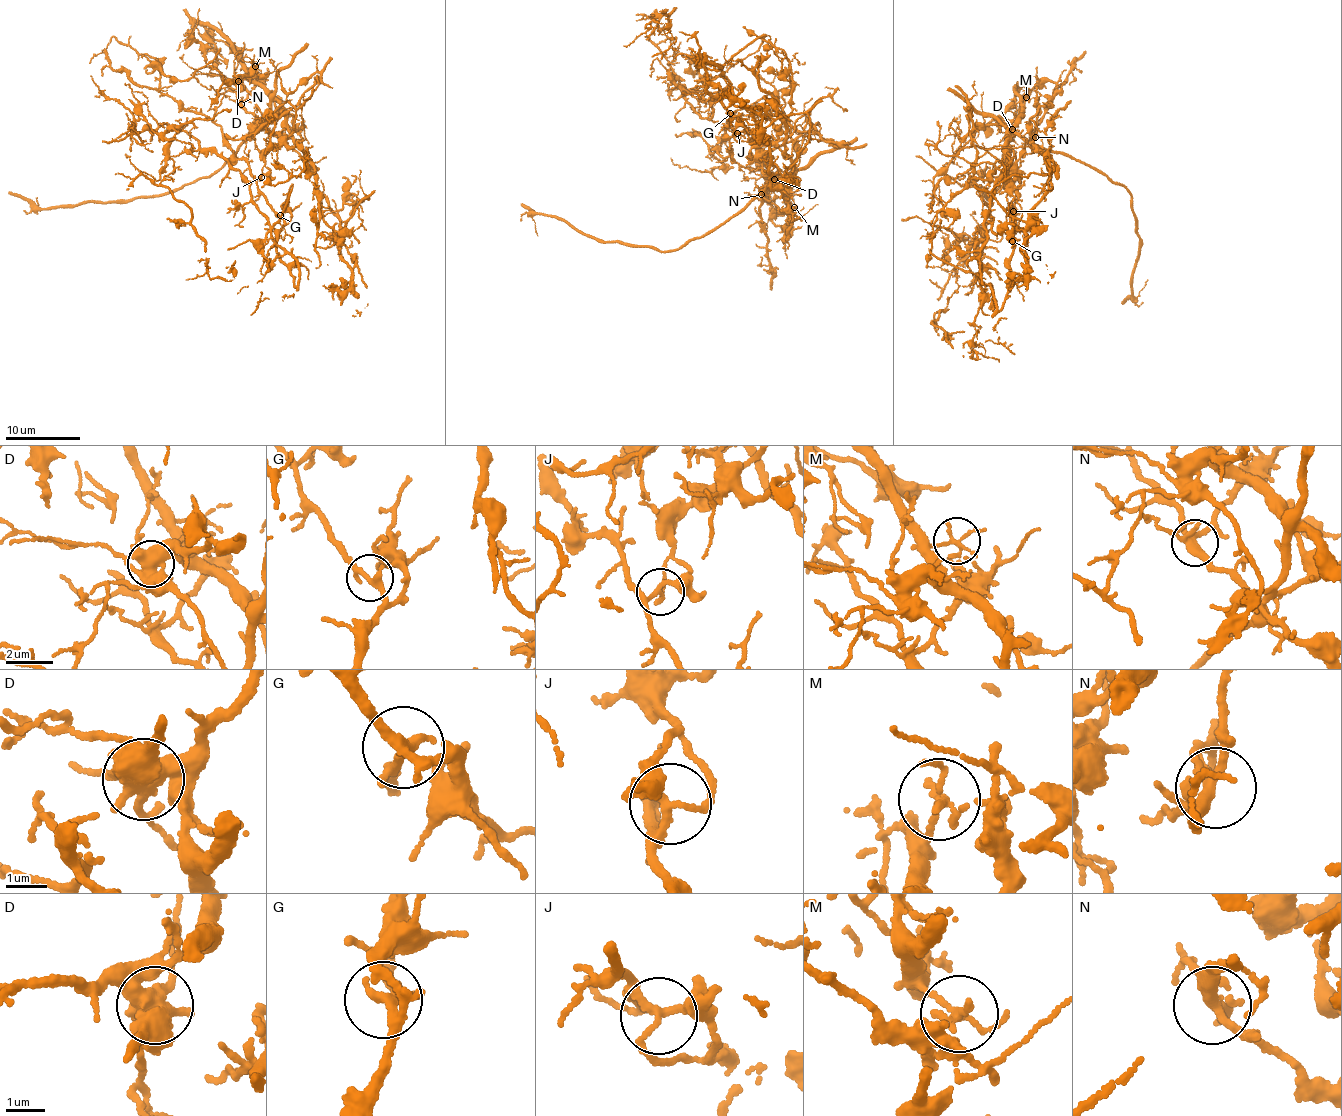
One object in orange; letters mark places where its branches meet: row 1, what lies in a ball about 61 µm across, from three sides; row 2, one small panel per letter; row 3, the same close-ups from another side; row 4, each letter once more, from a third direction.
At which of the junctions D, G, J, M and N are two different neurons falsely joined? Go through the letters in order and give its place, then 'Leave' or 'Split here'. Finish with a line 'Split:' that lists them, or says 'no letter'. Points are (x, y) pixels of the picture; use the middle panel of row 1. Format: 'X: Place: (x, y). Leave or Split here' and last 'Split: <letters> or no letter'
D: Place: (774, 179). Split here
G: Place: (730, 113). Leave
J: Place: (737, 133). Split here
M: Place: (794, 207). Split here
N: Place: (761, 194). Leave
Split: D, J, M

